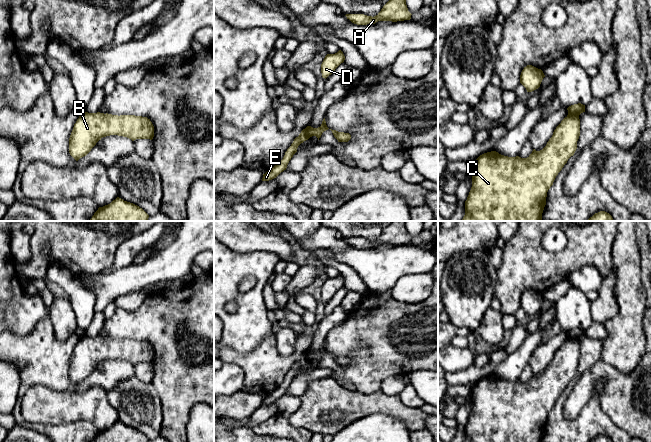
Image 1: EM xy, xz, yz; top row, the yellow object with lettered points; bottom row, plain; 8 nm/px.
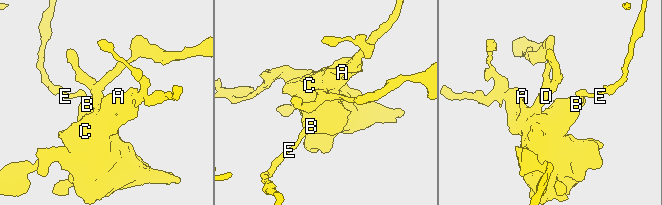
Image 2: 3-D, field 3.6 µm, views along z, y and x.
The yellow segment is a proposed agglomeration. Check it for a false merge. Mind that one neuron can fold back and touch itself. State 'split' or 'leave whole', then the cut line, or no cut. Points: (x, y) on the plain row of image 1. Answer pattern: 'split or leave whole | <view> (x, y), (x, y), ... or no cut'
split | yz (568, 336), (578, 339)

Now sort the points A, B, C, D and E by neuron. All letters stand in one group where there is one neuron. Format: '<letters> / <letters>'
A B C D / E

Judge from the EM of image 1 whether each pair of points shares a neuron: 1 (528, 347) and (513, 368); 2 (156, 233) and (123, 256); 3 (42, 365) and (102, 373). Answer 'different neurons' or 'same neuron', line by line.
1: same neuron
2: same neuron
3: same neuron

